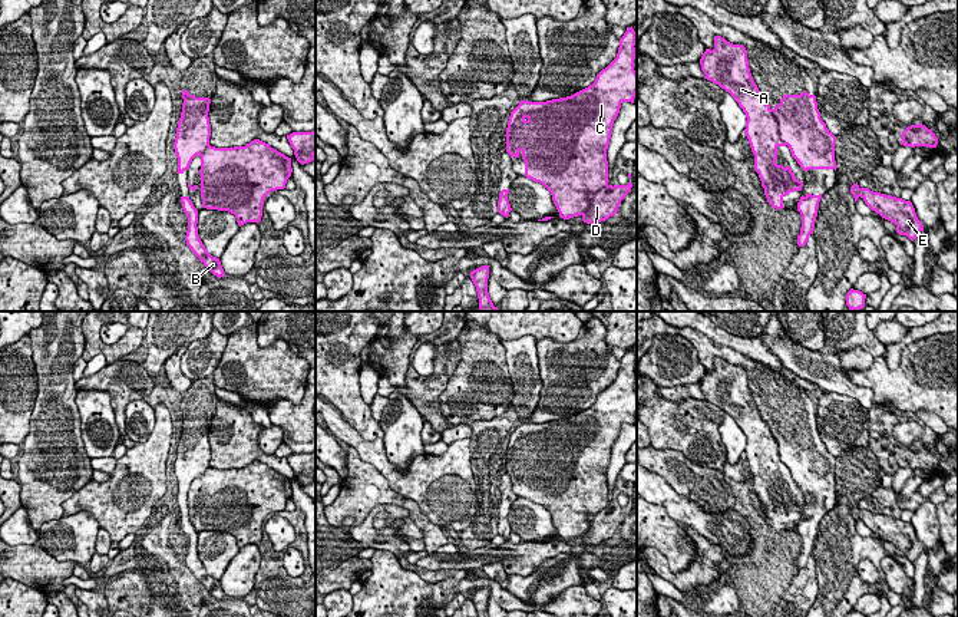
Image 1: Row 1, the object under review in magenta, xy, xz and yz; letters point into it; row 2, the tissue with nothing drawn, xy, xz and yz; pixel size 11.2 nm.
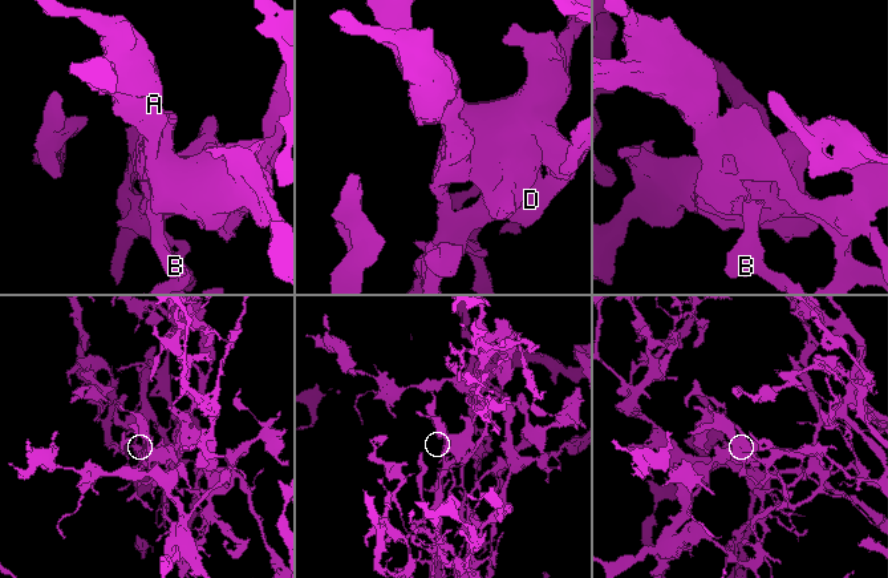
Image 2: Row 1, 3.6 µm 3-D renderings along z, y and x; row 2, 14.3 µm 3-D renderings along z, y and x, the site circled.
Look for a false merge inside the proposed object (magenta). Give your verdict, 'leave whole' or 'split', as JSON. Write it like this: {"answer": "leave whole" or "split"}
{"answer": "split"}

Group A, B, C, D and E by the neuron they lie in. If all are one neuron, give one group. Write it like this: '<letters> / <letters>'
A C / B D E

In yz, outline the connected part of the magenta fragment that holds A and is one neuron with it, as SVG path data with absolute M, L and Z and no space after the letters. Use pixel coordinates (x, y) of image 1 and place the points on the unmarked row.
M716 357L714 370L706 370L700 386L704 400L729 413L746 435L744 456L754 476L754 492L767 524L776 531L784 529L783 519L802 512L803 504L795 499L790 488L776 485L777 469L786 465L780 461L770 426L751 399L746 369Z

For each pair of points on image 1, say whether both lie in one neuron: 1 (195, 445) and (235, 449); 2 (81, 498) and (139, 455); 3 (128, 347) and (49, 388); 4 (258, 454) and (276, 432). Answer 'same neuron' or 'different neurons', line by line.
1: different neurons
2: same neuron
3: different neurons
4: different neurons

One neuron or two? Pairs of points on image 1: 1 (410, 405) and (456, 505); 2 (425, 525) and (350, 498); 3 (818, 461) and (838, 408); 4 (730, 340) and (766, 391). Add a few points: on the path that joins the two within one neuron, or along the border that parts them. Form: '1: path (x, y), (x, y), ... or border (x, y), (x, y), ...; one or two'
1: border (423, 452), (402, 471), (390, 461); two
2: path (409, 507), (396, 498), (369, 498); one
3: border (815, 418), (819, 438), (835, 458); two
4: border (709, 337), (769, 368); two

